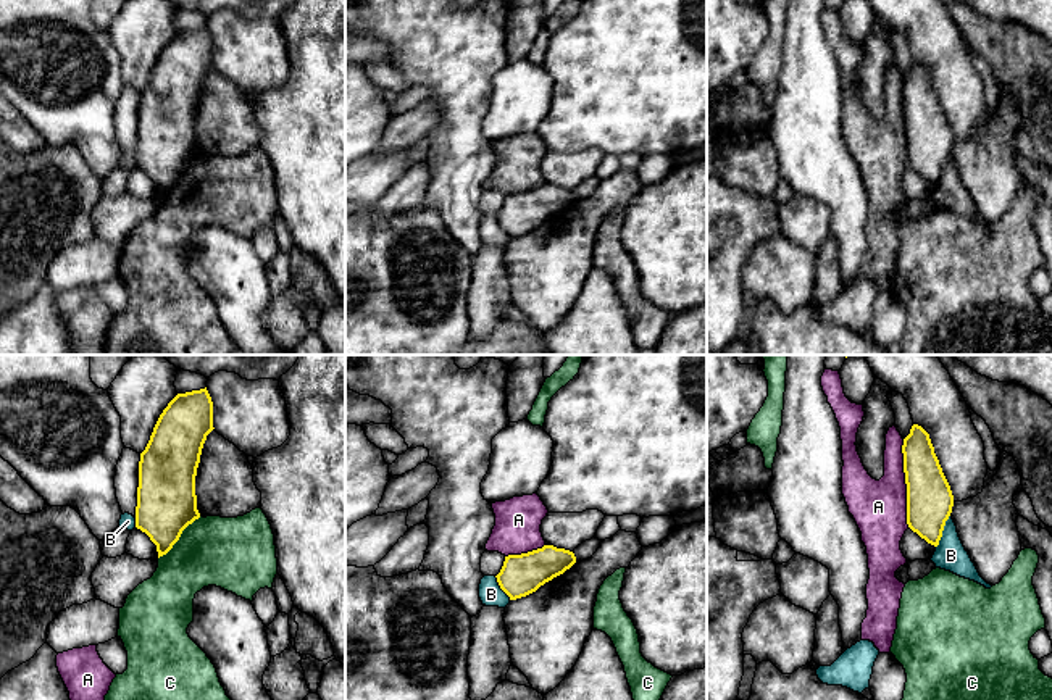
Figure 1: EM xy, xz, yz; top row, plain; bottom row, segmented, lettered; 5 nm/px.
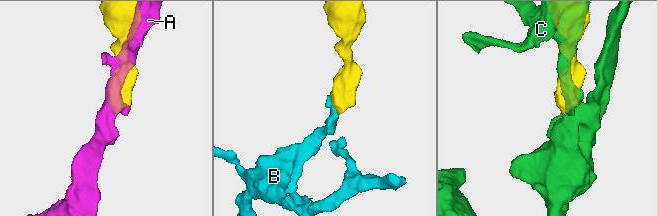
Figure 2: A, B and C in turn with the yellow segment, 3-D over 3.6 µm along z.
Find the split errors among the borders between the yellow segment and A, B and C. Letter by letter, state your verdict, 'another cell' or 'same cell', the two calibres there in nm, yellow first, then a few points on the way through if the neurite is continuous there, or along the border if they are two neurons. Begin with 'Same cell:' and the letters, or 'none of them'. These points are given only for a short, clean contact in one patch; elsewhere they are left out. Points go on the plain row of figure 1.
Same cell: none of them
A: another cell; 240 nm thick on the yellow side, 280 nm on the other
B: another cell; 240 nm thick on the yellow side, 160 nm on the other; border along yz (949, 154), (936, 186)
C: another cell; 300 nm thick on the yellow side, 360 nm on the other

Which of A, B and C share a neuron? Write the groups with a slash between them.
A / B / C

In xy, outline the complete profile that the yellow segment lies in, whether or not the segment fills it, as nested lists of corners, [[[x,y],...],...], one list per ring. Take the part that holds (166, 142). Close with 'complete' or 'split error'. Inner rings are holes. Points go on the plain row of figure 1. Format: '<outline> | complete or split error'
[[[207,26],[177,32],[140,92],[136,166],[157,184],[158,197],[200,156],[195,115],[213,68],[213,40]]] | complete

